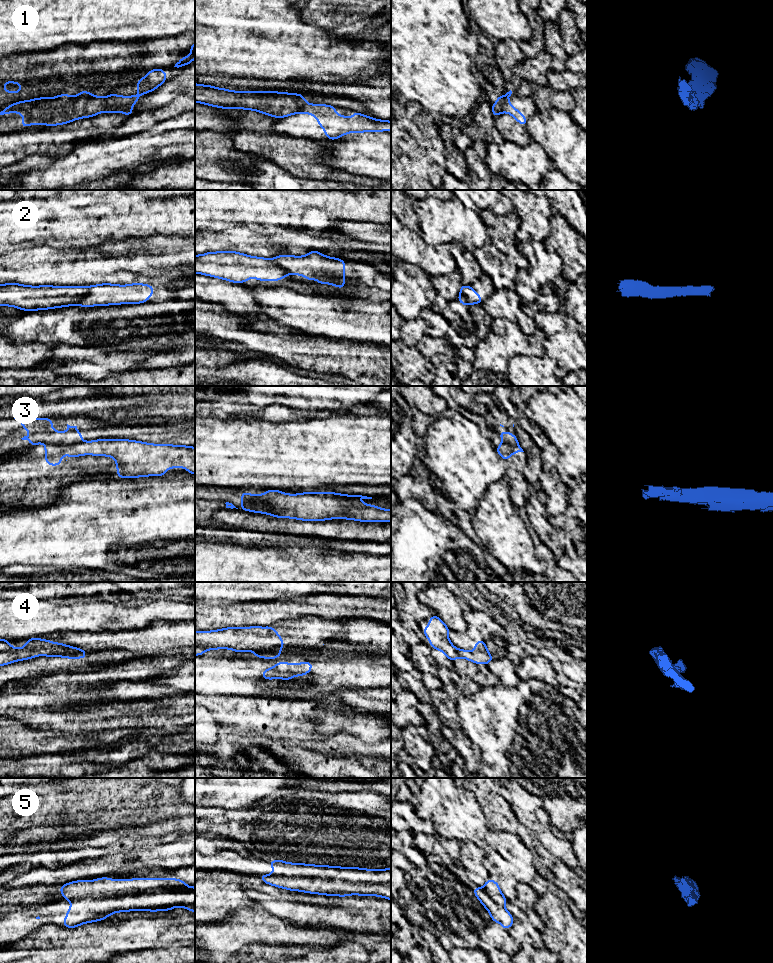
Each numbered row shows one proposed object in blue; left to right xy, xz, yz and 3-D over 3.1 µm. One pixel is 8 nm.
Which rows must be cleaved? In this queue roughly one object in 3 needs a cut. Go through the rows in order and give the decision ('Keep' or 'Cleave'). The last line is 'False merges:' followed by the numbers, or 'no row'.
1: Cleave
2: Cleave
3: Cleave
4: Cleave
5: Keep
False merges: 1, 2, 3, 4

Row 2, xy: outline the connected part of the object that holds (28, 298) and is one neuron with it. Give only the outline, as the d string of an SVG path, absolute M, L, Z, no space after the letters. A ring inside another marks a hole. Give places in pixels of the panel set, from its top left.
M18 283L0 285L0 306L12 306L24 311L45 310L78 305L90 290L89 286L28 286Z

